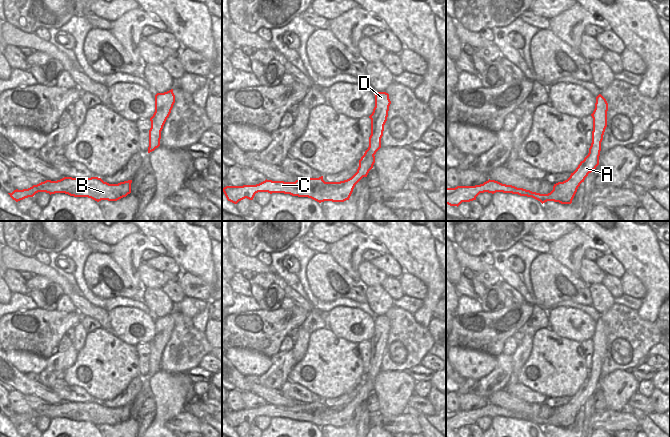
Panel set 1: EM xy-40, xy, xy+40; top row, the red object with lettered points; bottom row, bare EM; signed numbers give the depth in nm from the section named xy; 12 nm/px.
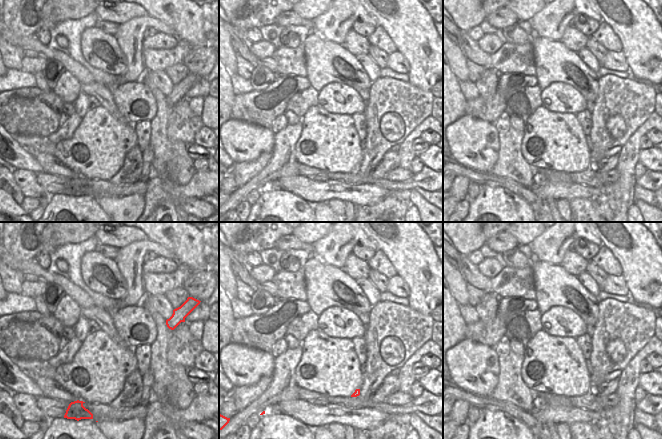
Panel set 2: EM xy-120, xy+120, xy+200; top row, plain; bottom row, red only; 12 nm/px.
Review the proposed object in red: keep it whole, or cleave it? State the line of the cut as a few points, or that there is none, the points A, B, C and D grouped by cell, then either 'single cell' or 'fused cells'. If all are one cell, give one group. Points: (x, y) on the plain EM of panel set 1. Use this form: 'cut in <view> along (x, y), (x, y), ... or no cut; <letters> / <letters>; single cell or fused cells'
no cut; A B C D; single cell

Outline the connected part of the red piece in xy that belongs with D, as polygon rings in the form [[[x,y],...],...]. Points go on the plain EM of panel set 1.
[[[376,316],[375,331],[371,343],[369,371],[359,384],[357,396],[349,403],[340,406],[325,406],[323,400],[306,402],[295,406],[265,404],[256,409],[226,410],[222,413],[228,425],[237,428],[247,422],[253,424],[258,416],[284,417],[298,421],[308,421],[319,427],[324,425],[344,426],[349,424],[355,409],[367,401],[375,387],[375,378],[381,372],[384,349],[387,345],[391,325],[386,316]]]

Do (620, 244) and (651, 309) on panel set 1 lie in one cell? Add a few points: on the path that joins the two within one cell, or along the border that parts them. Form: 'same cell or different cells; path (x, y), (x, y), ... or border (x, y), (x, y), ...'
same cell; path (636, 260), (652, 276), (652, 293)

